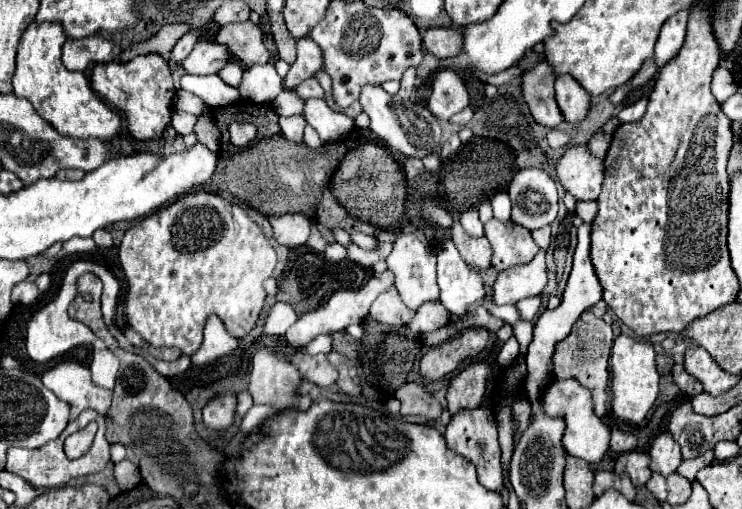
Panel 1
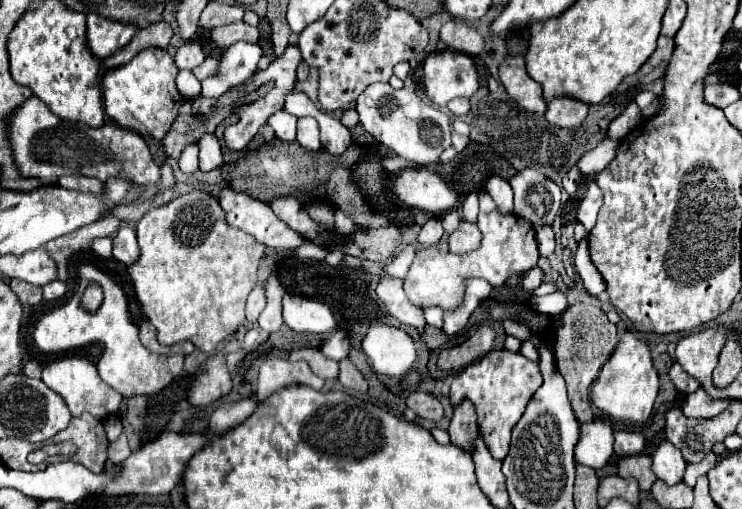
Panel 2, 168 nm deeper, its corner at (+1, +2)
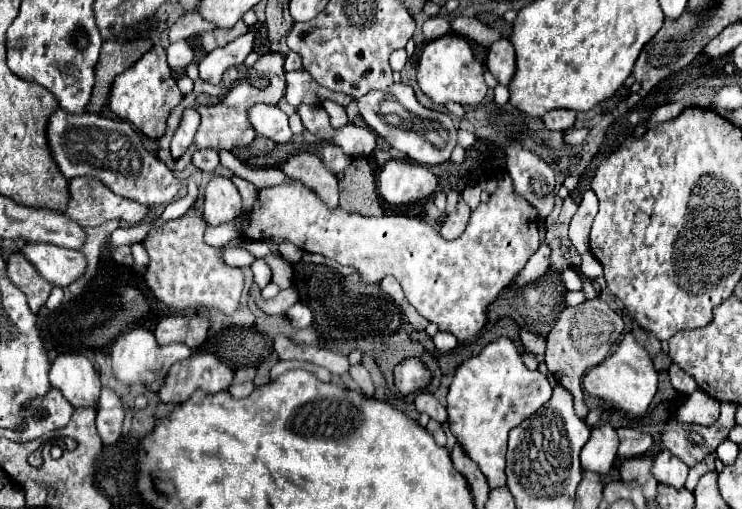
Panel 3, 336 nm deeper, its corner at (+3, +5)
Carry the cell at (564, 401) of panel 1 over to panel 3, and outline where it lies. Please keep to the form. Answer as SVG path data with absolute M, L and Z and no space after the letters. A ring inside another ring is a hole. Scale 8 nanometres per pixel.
M601 425L591 429L591 437L587 445L581 449L581 467L595 473L607 473L617 455L617 433L609 425Z

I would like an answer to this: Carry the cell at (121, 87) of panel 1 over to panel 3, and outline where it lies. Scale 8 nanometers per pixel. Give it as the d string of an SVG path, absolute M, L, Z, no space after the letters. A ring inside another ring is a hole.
M155 45L137 63L133 63L129 71L123 71L117 77L117 81L113 81L109 93L109 109L123 121L129 121L143 135L151 139L159 139L165 133L165 123L171 109L177 103L181 103L181 99L183 95L177 89L177 83L167 65L167 53L161 45Z

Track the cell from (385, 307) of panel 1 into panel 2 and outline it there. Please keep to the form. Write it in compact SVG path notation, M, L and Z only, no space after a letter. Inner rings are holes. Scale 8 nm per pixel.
M383 276L379 286L377 286L377 296L379 300L385 304L387 314L397 318L403 324L421 328L425 326L425 316L423 310L419 310L417 306L411 306L411 302L407 302L407 296L403 294L403 286L401 286L401 278L389 278Z

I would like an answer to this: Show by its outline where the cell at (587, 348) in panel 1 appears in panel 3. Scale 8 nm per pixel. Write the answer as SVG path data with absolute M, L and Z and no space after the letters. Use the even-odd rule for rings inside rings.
M587 299L577 307L565 307L557 317L555 327L547 335L547 353L545 353L547 369L557 379L557 383L561 383L567 391L571 391L575 399L575 413L581 419L585 419L589 413L587 405L583 403L583 387L581 387L583 377L589 369L599 365L609 355L621 331L623 331L623 319L613 309L609 309L605 301Z

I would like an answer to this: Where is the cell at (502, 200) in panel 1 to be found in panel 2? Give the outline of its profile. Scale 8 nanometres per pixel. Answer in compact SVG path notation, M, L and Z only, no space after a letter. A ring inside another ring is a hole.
M493 176L487 182L487 192L491 194L491 198L495 200L497 208L503 214L511 214L513 212L513 190L511 190L511 186L509 186L507 180L503 180L499 176Z

